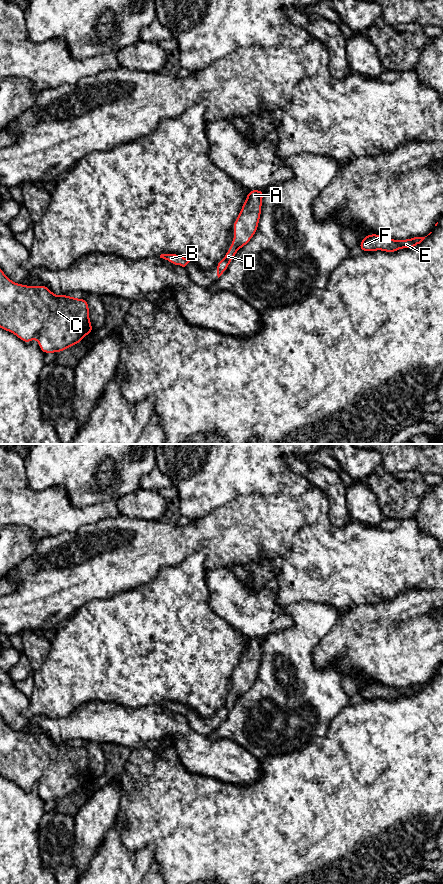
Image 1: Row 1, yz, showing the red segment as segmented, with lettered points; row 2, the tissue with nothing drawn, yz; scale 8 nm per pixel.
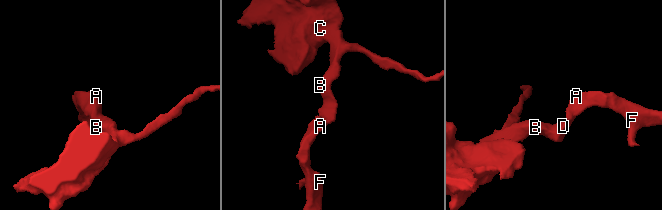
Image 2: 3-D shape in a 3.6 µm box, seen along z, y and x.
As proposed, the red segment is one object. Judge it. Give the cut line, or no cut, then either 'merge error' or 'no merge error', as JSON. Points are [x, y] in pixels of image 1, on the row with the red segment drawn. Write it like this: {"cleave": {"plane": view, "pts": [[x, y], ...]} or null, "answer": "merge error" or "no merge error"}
{"cleave": null, "answer": "no merge error"}

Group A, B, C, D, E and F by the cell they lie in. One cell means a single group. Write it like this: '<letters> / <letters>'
A B C D E F

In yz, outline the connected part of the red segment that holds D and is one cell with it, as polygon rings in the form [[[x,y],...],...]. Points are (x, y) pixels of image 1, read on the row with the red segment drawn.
[[[249,190],[240,214],[233,224],[235,237],[224,259],[217,266],[218,278],[226,271],[236,252],[245,246],[256,233],[261,215],[262,197],[264,190]]]

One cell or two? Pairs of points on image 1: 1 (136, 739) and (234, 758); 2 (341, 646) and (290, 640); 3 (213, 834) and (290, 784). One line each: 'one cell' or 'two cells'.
1: one cell
2: two cells
3: one cell

